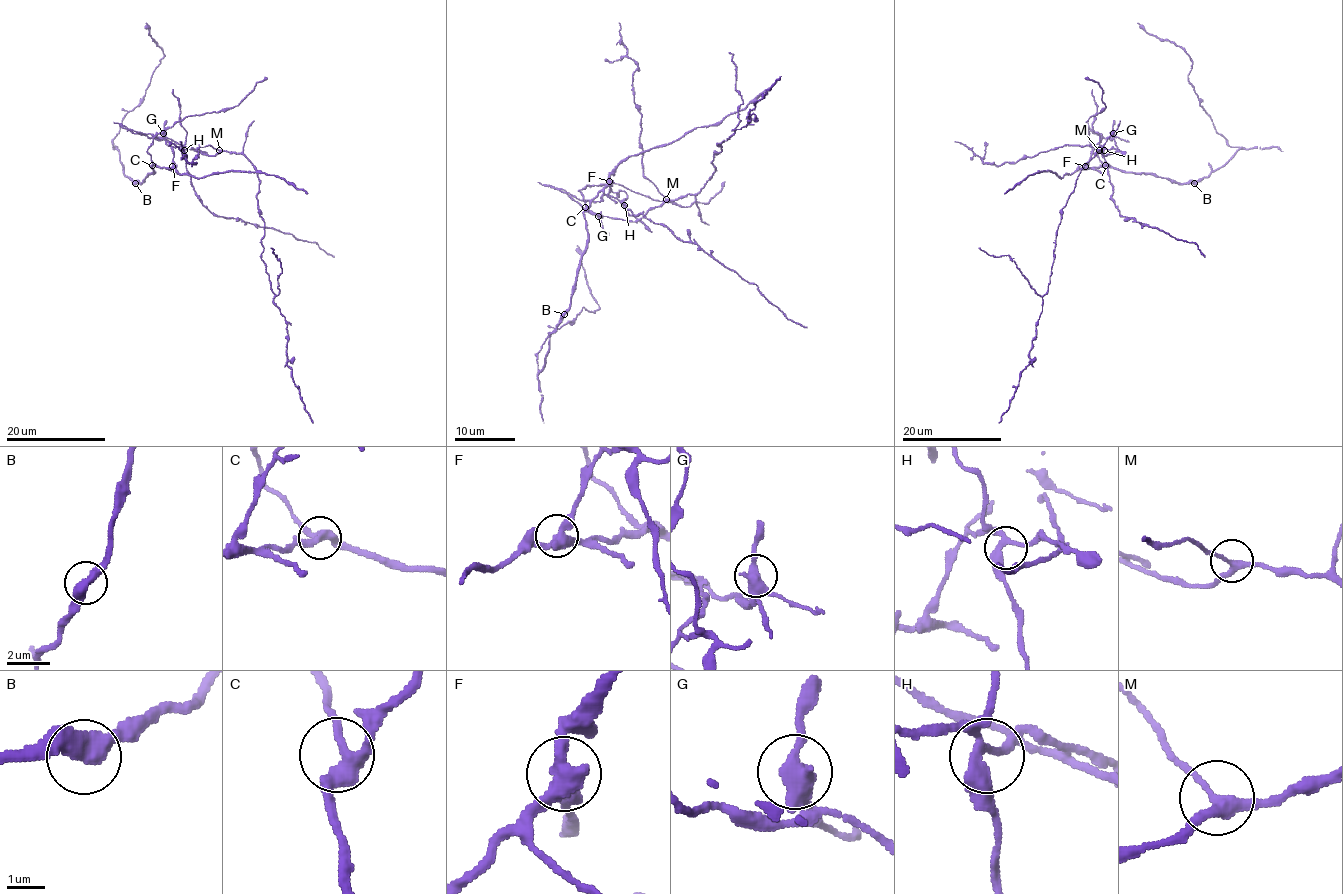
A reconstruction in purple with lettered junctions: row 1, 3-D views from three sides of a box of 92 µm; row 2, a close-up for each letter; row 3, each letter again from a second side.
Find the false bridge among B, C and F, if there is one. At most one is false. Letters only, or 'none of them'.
F

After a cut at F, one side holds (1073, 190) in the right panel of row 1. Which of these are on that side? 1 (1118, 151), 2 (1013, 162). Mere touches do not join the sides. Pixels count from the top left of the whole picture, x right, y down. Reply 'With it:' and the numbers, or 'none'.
With it: 1, 2

